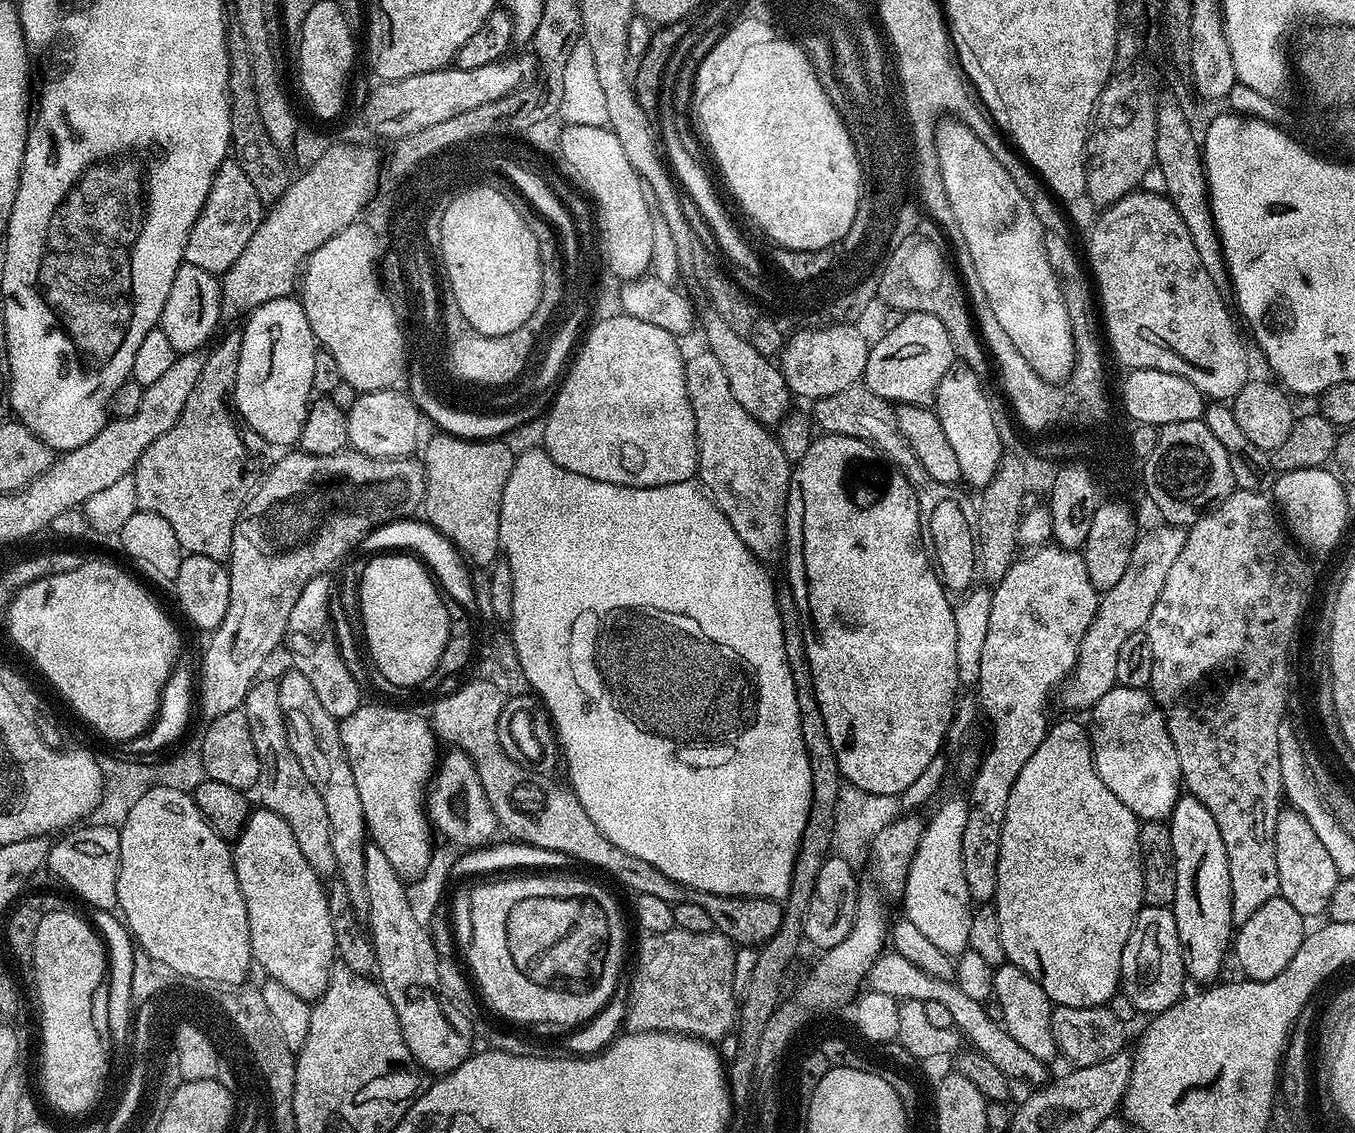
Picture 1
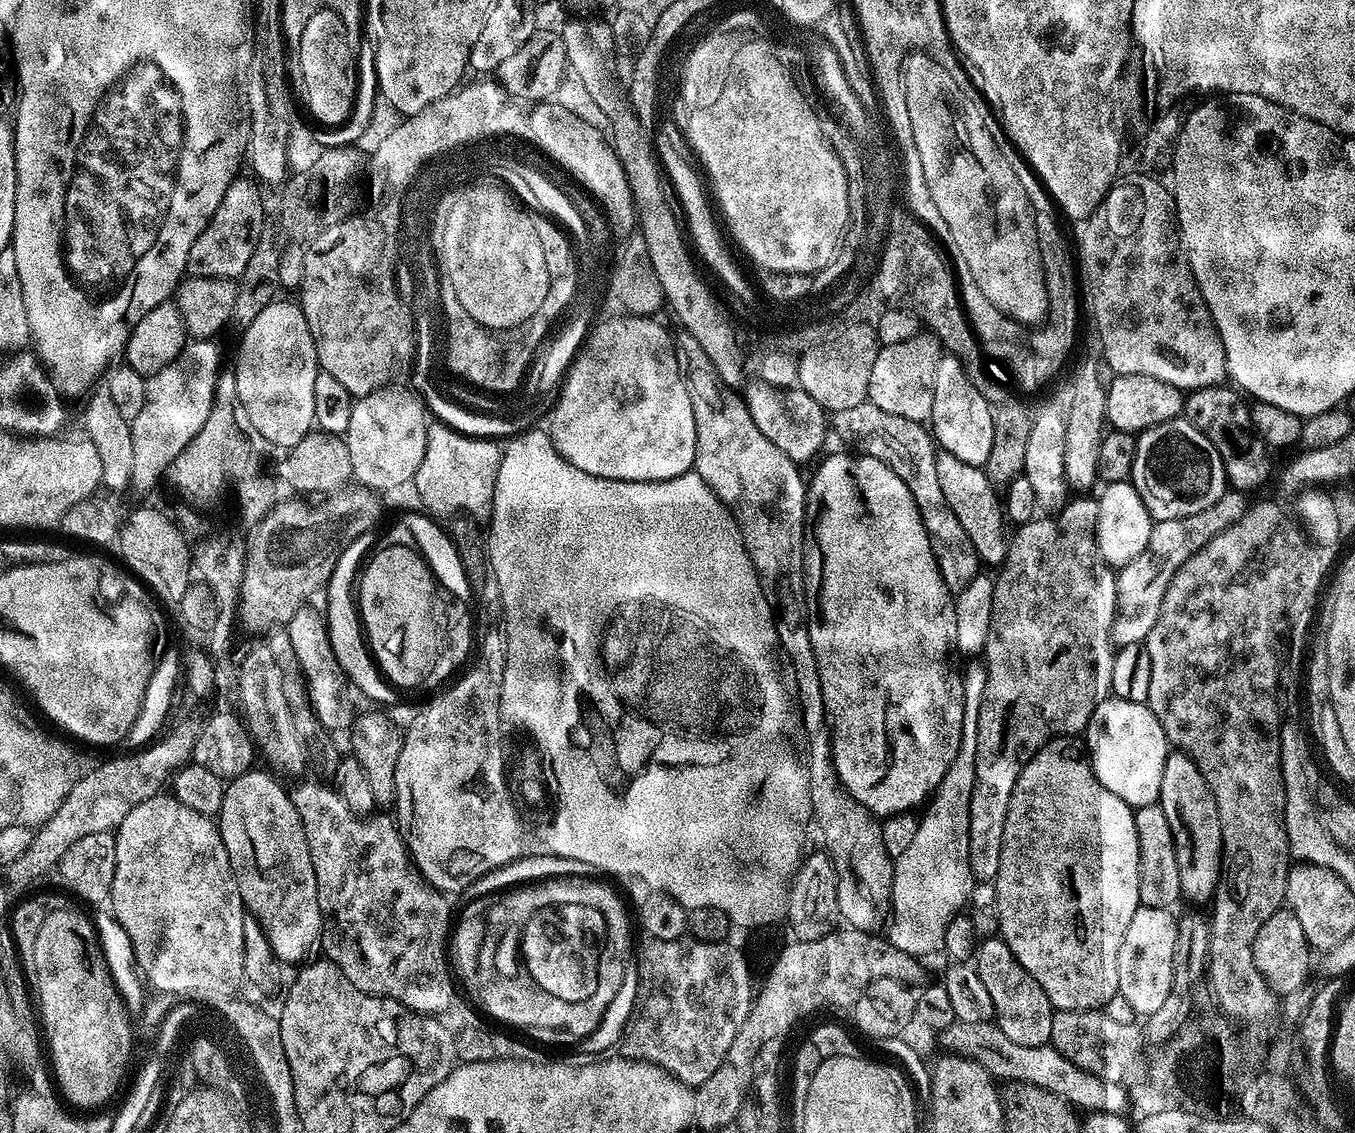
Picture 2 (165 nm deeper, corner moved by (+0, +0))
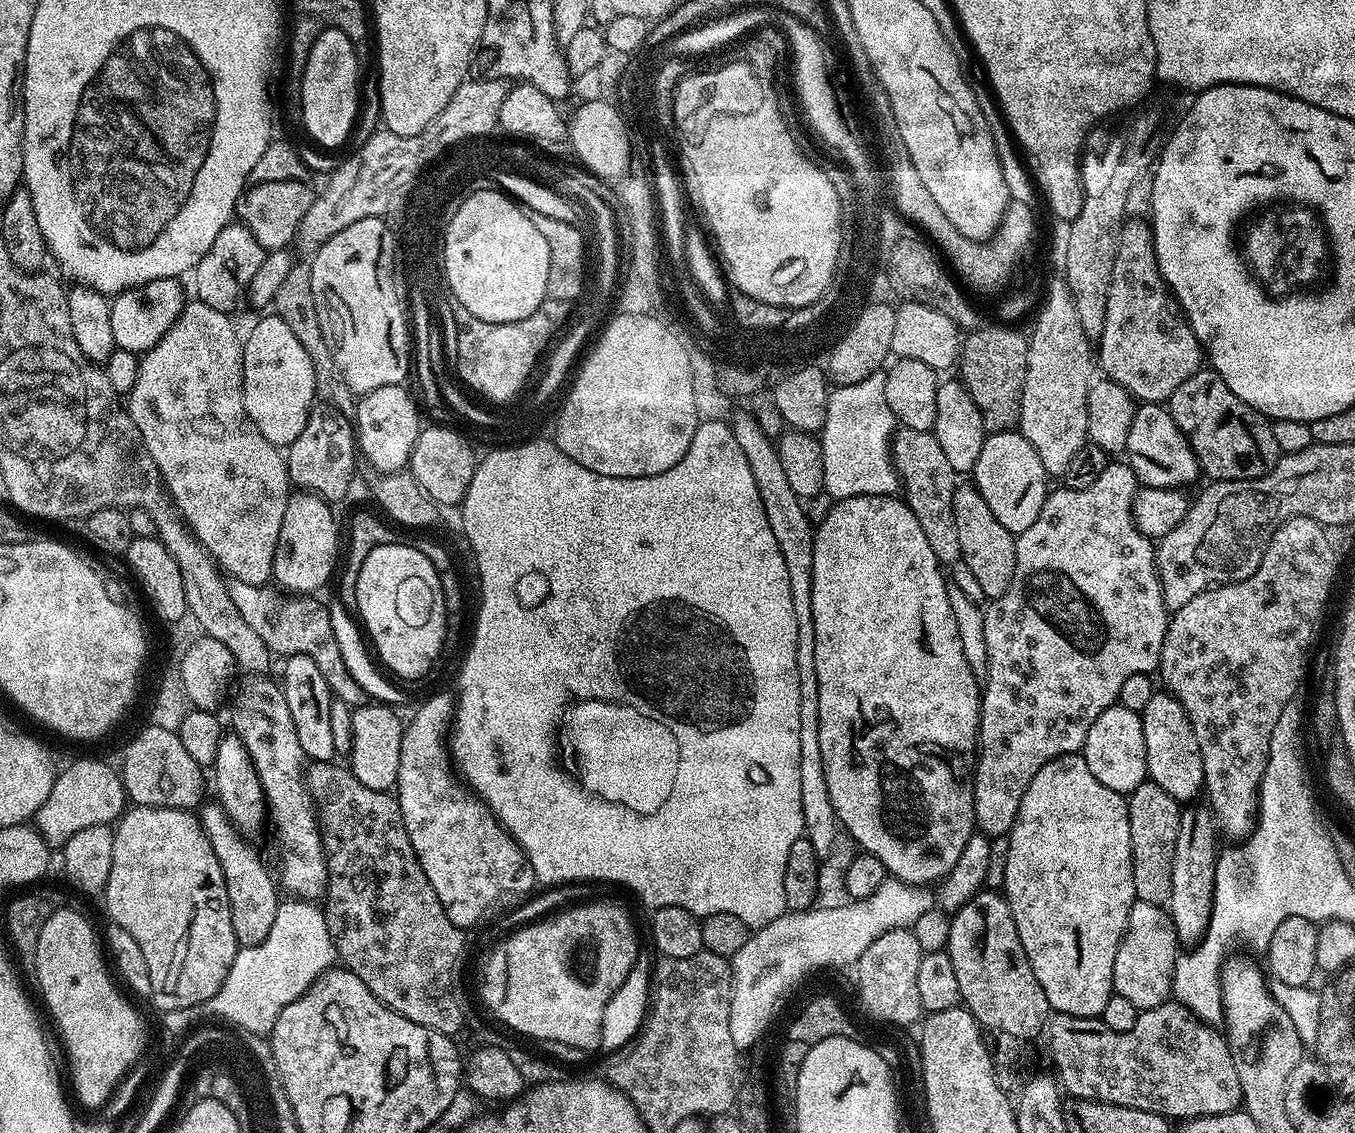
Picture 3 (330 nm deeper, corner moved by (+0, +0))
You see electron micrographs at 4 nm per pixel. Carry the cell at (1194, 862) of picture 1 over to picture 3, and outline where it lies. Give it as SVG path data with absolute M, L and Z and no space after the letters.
M1167 694L1152 696L1142 713L1142 734L1146 738L1148 780L1162 786L1166 794L1181 802L1201 795L1204 787L1202 750L1198 746L1198 738L1194 738L1186 710L1182 710L1180 703Z

